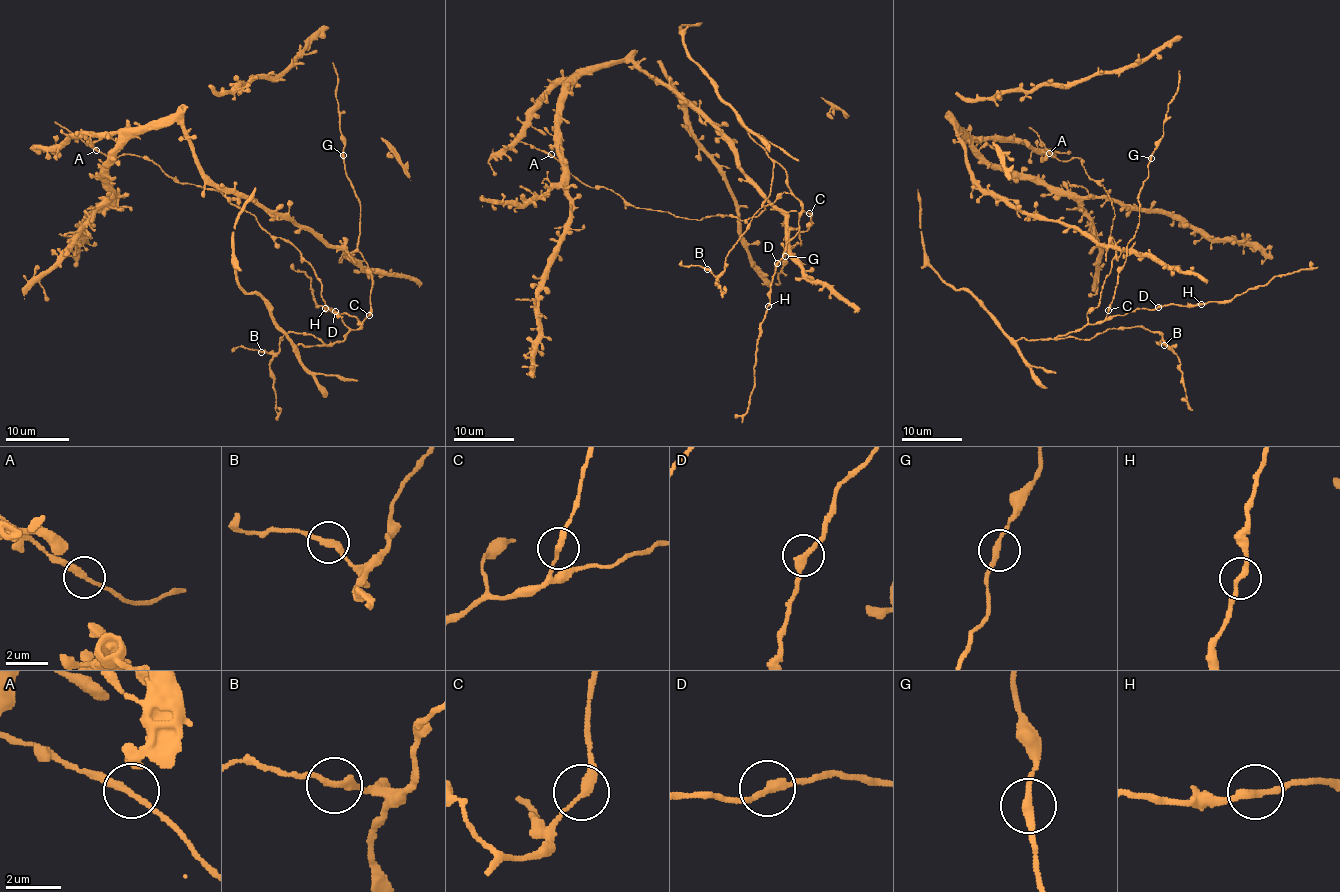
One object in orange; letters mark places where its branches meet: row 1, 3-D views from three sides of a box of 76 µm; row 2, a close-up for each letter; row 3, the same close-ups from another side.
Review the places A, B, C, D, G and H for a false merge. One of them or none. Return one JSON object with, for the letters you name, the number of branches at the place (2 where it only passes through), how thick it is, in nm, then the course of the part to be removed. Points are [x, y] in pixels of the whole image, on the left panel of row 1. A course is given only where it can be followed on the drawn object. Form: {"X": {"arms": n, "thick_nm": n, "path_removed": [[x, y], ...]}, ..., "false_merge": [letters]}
{"false_merge": []}

